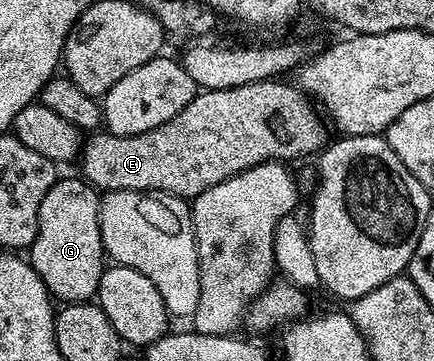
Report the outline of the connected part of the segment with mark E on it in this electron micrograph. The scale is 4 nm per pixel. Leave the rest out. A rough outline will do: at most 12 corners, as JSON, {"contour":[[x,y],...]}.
{"contour":[[297,85],[203,89],[168,124],[91,133],[99,192],[193,200],[263,162],[317,155]]}

